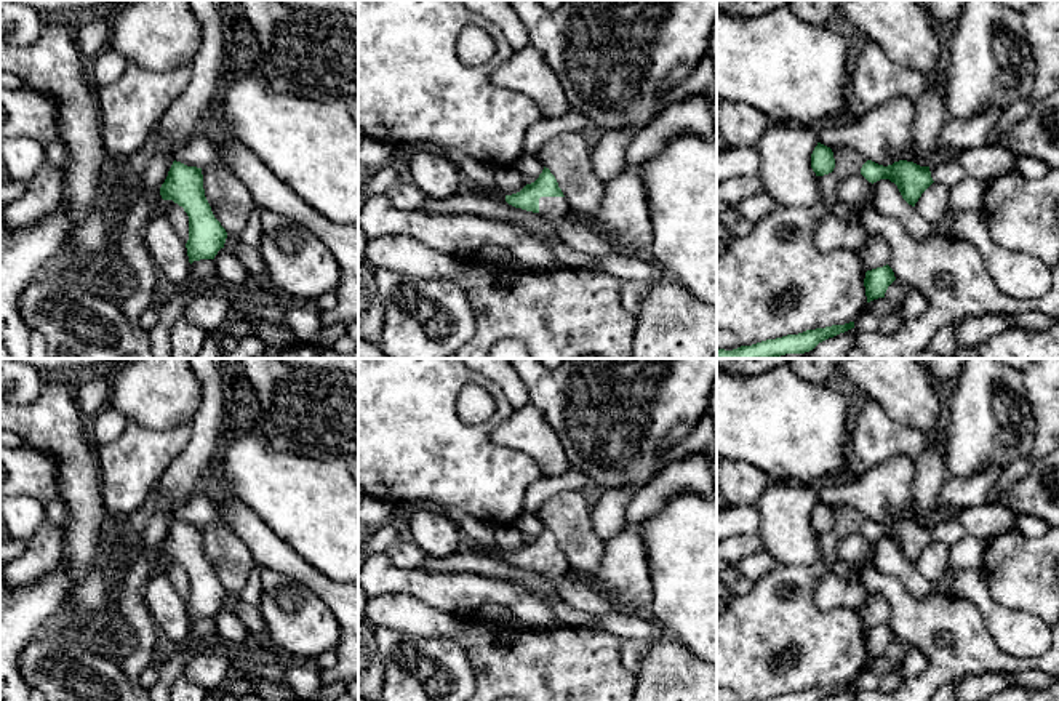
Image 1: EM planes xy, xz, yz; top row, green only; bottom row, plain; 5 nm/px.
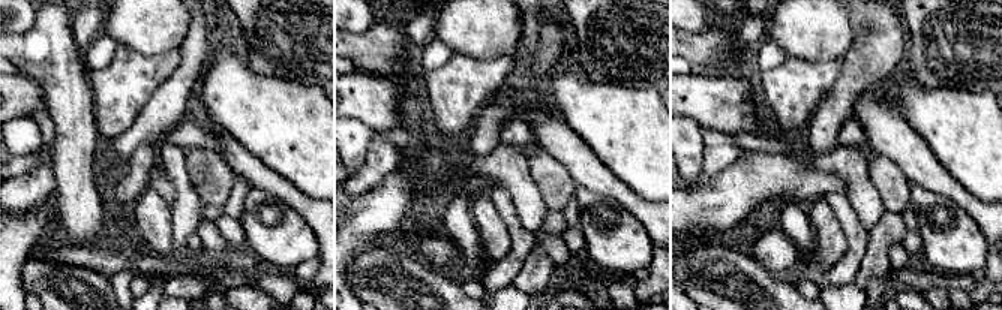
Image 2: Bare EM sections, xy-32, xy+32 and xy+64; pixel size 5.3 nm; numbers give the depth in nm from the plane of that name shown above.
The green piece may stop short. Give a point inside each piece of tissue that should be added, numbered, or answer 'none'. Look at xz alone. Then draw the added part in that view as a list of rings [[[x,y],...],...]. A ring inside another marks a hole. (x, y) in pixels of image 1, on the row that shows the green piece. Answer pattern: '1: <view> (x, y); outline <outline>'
1: xz (579, 239); outline [[[565,197],[539,198],[539,214],[550,219],[558,227],[560,238],[566,246],[592,258],[621,253],[605,235],[571,224],[568,221],[569,213],[571,206]]]

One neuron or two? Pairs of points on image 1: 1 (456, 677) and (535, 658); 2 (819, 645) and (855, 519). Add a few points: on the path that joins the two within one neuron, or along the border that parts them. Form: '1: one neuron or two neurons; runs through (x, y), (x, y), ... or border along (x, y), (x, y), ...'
1: two neurons; border along (455, 640), (461, 645), (477, 684)
2: one neuron; runs through (805, 613), (805, 584), (824, 565), (829, 549)

